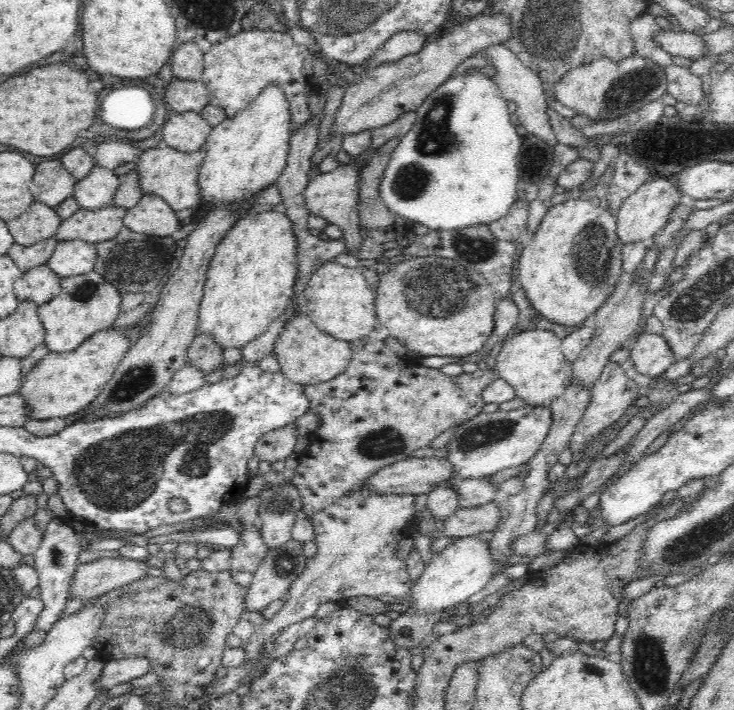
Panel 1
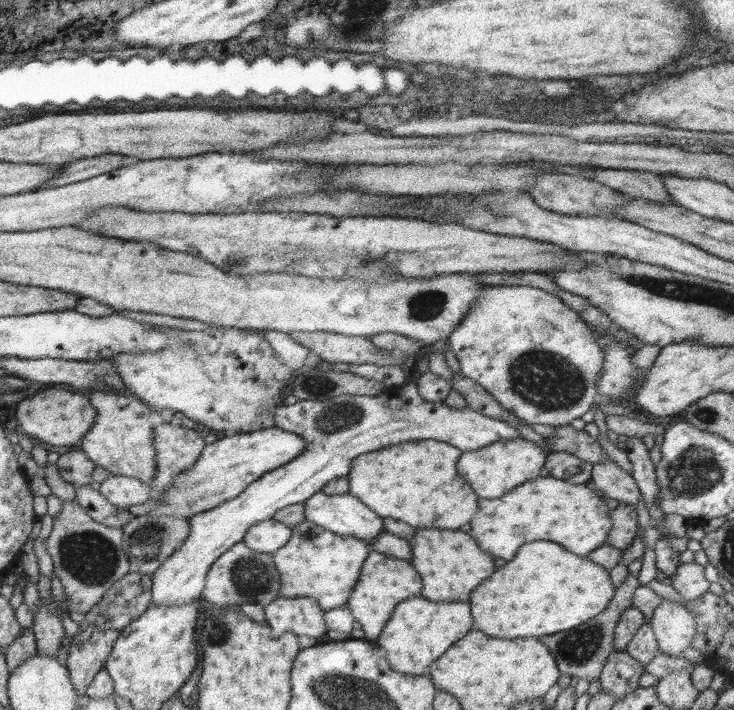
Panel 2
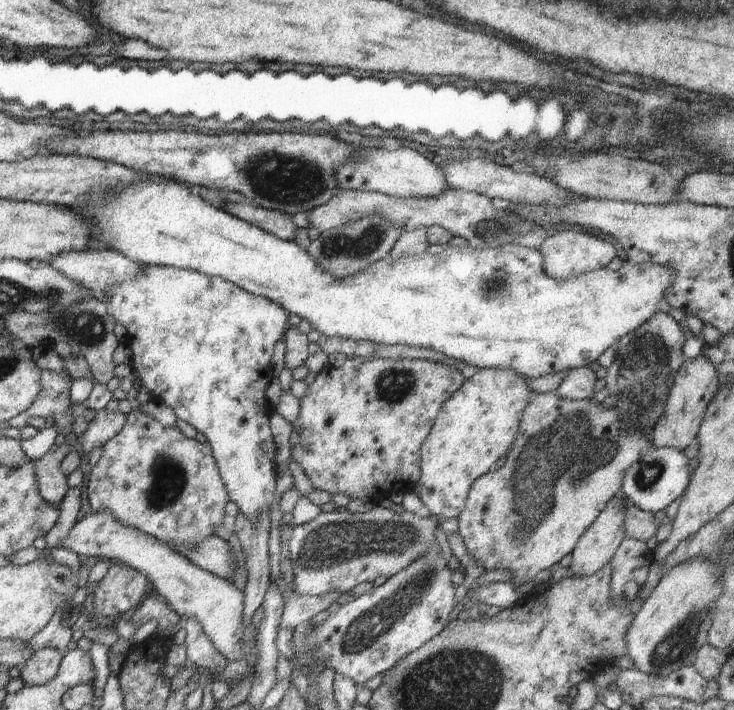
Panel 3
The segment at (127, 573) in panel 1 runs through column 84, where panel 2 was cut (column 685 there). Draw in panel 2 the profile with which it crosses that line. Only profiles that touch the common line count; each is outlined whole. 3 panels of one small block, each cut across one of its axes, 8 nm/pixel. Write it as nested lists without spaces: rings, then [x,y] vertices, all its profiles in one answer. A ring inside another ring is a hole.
[[[692,561],[690,563],[680,562],[672,576],[671,585],[684,600],[694,600],[708,590],[710,583],[704,577],[704,567],[696,561]]]

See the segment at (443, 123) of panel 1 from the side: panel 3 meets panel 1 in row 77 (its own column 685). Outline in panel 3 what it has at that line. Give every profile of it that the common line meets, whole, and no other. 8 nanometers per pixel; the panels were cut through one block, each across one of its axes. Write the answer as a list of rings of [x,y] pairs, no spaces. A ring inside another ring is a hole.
[[[652,446],[624,473],[622,492],[638,508],[656,514],[685,493],[691,479],[689,463],[690,460],[684,450],[680,450],[680,448],[655,448]]]

